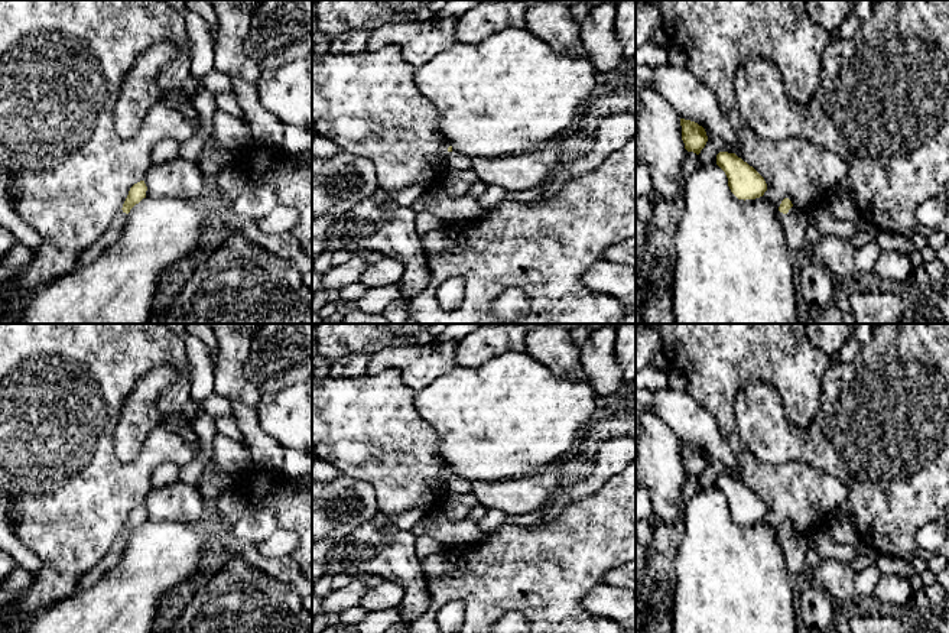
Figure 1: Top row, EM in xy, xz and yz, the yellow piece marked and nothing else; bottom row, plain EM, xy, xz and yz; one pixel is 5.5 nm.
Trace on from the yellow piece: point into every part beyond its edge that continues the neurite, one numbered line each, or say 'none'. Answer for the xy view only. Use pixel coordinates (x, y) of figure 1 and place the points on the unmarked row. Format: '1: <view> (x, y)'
1: xy (111, 558)

